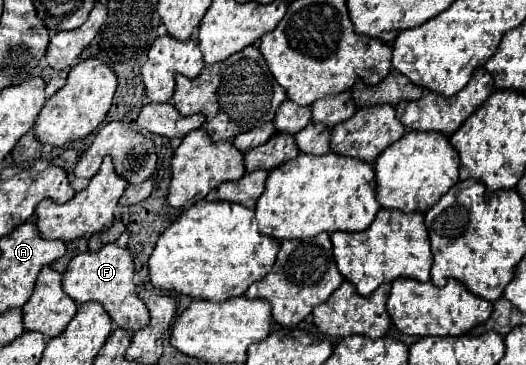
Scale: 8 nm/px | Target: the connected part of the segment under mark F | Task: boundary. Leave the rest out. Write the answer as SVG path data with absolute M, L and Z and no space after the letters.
M106 244L98 252L88 250L84 254L76 254L64 272L62 288L72 300L76 300L80 304L84 304L88 300L104 304L106 312L120 328L136 332L142 326L146 326L148 308L142 304L144 300L138 298L136 284L134 284L134 272L136 270L134 270L134 260L132 260L130 250L120 248L118 244Z

